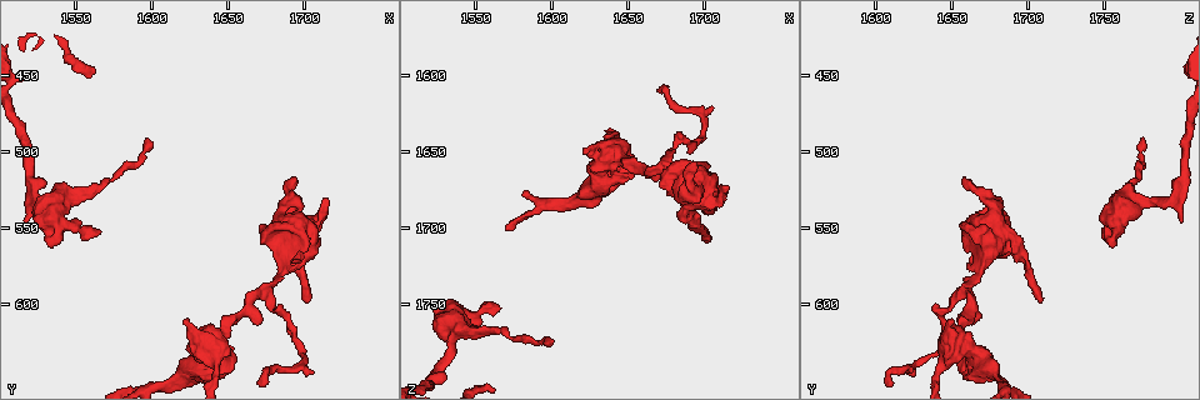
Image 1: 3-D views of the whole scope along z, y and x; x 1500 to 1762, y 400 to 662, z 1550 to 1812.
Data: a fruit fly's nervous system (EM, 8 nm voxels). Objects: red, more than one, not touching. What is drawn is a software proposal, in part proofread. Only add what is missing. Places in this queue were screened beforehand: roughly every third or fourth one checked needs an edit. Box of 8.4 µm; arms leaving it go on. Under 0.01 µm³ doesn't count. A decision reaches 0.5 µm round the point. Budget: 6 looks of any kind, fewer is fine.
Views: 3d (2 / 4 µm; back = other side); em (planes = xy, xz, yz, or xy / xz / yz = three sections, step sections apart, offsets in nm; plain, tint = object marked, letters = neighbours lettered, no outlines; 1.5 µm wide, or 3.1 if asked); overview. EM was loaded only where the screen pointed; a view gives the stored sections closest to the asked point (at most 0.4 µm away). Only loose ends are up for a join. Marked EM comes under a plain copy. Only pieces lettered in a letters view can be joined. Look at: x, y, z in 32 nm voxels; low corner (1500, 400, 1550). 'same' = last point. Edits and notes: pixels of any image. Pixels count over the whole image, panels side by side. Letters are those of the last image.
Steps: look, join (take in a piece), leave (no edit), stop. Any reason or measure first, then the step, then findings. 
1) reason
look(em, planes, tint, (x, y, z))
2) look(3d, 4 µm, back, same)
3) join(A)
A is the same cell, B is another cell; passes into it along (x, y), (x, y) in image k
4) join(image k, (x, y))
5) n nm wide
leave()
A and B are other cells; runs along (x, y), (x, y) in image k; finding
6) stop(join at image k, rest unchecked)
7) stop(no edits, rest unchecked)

free end
look(em, planes, tint, (1566, 554, 1750))

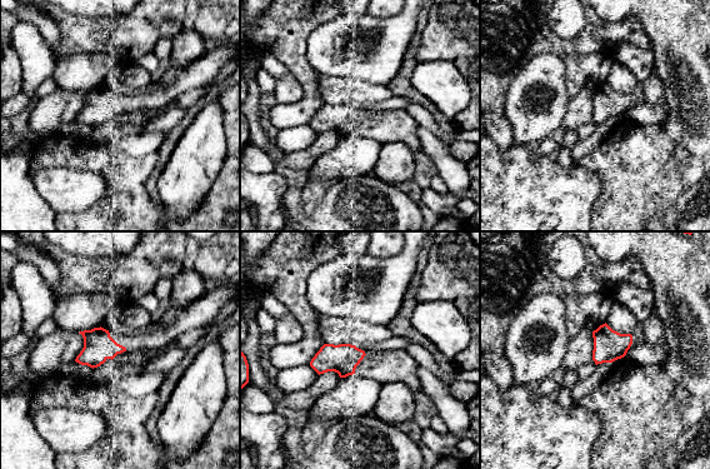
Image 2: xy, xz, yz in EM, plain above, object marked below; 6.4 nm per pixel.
look(em, planes, letters, same)

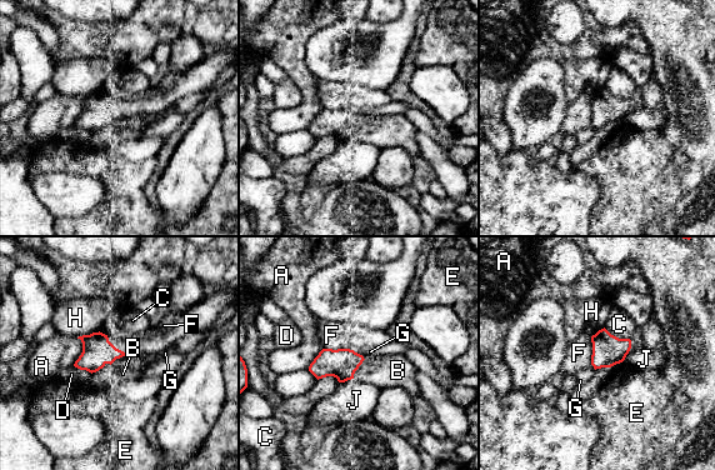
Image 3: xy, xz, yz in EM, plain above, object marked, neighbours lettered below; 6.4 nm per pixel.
100 nm wide
leave()
A, B, C, D, E, F, G, H and J are other cells; border along (365, 359), (353, 378) in image 3; no lettered piece goes on from it

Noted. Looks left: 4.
an open end
look(em, xy, step 8, tint, (1598, 490, 1776))

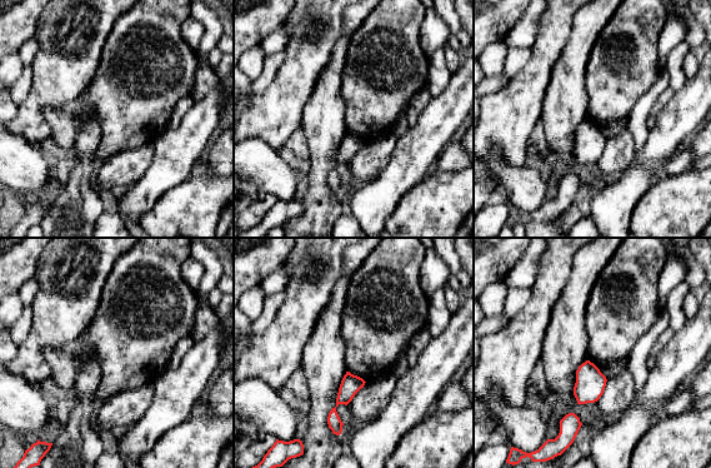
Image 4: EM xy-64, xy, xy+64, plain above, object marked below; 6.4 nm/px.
look(em, yz, step 8, tint, same)

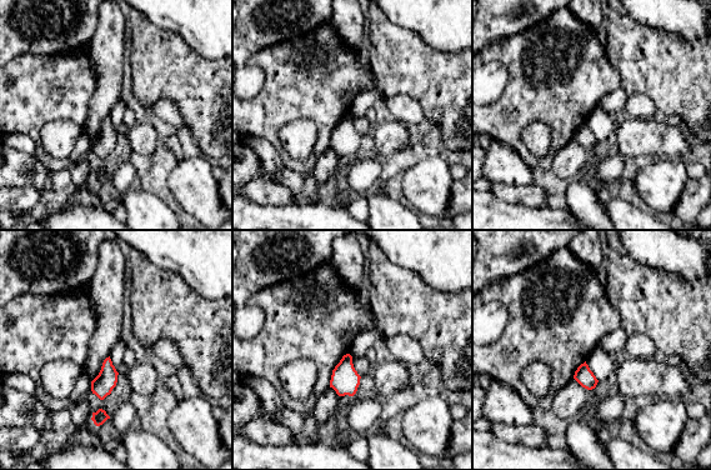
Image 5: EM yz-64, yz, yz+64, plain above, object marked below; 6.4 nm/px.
look(em, yz, step 8, letters, same)

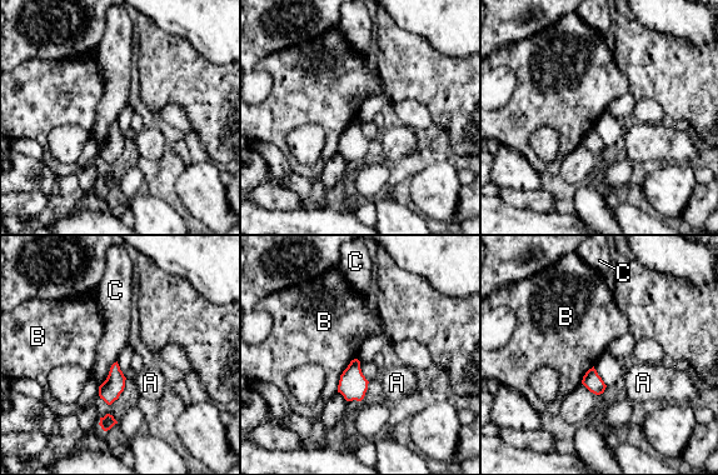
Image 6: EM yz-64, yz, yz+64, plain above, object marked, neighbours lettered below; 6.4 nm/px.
90 nm wide
leave()
A, B and C are other cells; border along (355, 358), (340, 375), (337, 391) in image 6; no lettered piece goes on from it

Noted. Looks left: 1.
stop(no edits, rest unchecked)

